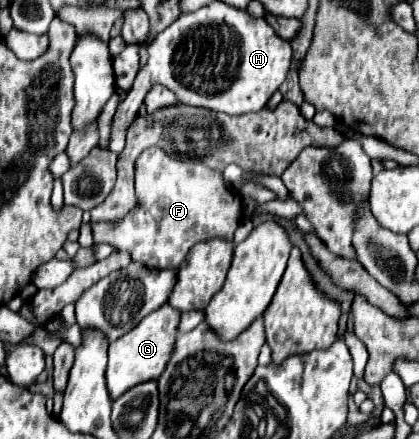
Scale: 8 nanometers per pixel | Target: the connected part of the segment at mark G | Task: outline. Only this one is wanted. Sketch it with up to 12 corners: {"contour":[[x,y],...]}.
{"contour":[[169,304],[109,342],[111,400],[157,380],[173,352]]}

